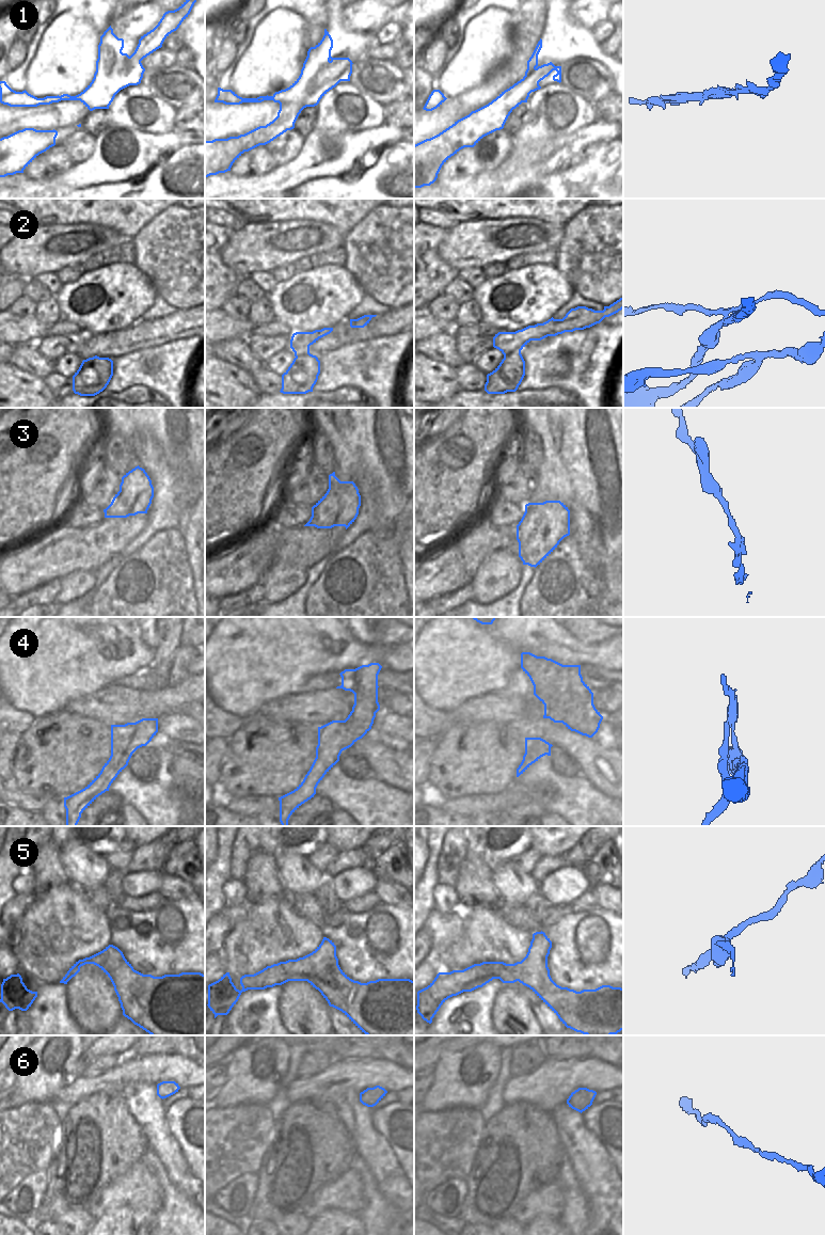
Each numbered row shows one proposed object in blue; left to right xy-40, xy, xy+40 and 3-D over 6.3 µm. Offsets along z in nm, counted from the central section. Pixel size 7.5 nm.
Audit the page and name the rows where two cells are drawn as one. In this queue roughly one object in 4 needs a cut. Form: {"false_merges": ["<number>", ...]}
{"false_merges": ["2", "4"]}

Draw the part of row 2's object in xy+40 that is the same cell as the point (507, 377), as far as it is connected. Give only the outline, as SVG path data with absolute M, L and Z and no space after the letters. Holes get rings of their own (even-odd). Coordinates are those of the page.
M521 351L504 355L499 365L487 375L485 391L488 394L515 392L525 376L525 361Z

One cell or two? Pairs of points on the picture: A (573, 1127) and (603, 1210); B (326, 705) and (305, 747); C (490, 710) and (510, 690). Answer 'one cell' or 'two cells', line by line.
A: one cell
B: two cells
C: two cells

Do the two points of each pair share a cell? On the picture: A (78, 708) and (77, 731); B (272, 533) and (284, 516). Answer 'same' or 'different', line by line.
A: different
B: different

